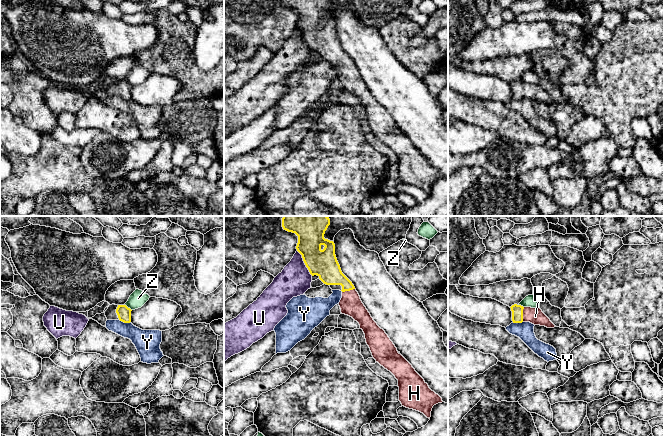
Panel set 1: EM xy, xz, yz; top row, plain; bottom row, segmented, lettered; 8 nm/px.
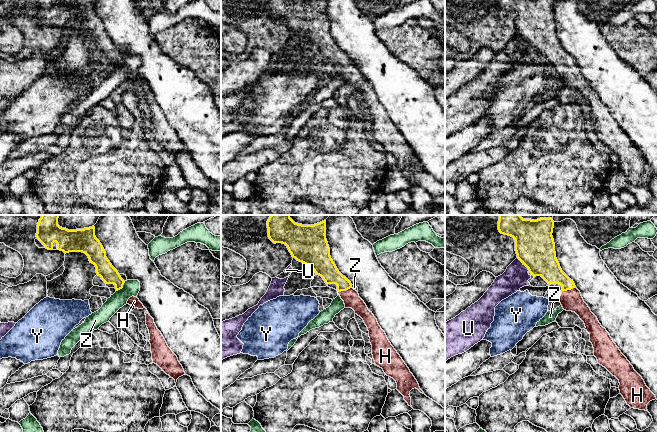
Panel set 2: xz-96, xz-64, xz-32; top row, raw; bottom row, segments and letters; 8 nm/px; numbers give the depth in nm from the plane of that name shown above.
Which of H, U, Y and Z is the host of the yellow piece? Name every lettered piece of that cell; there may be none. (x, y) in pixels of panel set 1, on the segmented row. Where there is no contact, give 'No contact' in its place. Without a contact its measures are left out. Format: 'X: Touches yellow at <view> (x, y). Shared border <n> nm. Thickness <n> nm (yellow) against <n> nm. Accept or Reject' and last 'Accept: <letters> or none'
H: Touches yellow at yz (522, 314). Shared border 120 nm. Thickness 100 nm (yellow) against 130 nm. Accept
U: Touches yellow at xz (304, 262). Shared border 240 nm. Thickness 220 nm (yellow) against 260 nm. Reject
Y: Touches yellow at xy (125, 322). Shared border 100 nm. Thickness 110 nm (yellow) against 200 nm. Reject
Z: Touches yellow at xy (127, 307). Shared border 80 nm. Thickness 110 nm (yellow) against 140 nm. Reject
Accept: H

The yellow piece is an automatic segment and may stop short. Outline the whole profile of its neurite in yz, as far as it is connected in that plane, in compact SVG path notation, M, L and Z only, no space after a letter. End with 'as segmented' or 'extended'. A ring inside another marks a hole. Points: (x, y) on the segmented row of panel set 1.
M517 304L512 305L510 308L513 323L530 322L534 325L545 326L547 328L555 327L540 308L523 307Z; extended

